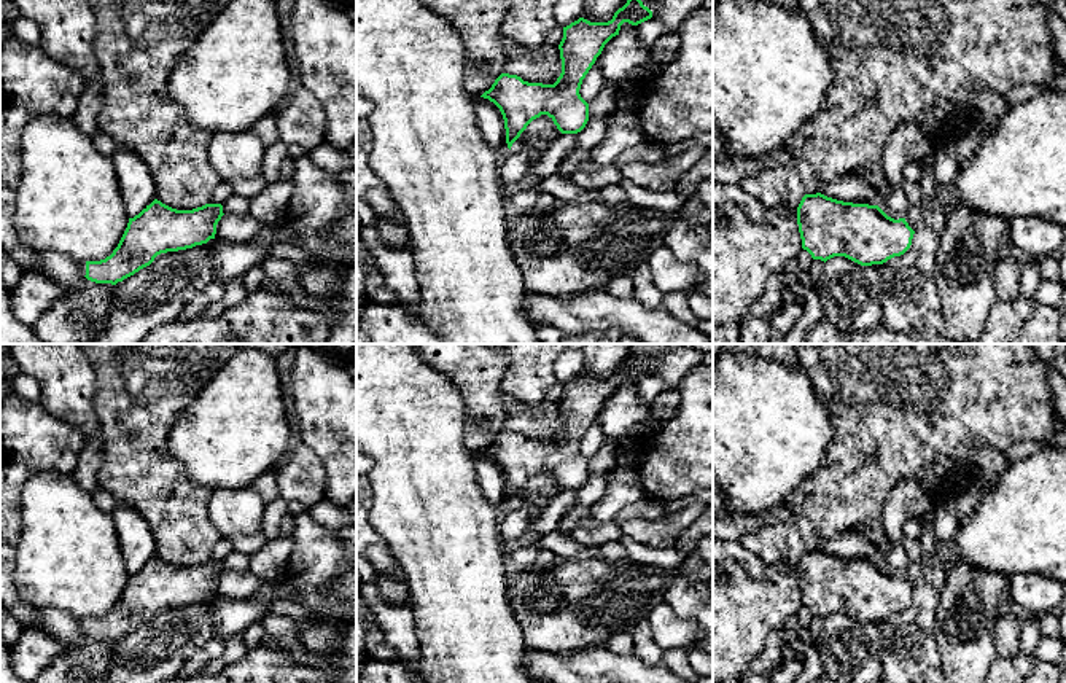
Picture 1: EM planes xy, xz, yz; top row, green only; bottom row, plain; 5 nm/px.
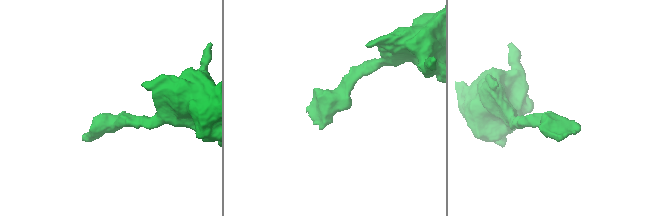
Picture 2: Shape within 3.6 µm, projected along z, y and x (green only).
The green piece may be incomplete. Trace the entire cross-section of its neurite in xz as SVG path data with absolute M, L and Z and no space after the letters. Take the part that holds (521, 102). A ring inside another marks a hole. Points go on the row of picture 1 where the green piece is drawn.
M627 0L608 22L579 18L563 27L558 45L562 73L554 84L528 83L517 75L501 73L480 97L500 108L508 148L541 115L547 115L562 134L581 132L589 121L589 103L579 94L582 80L624 22L638 25L651 18L652 11L641 0Z

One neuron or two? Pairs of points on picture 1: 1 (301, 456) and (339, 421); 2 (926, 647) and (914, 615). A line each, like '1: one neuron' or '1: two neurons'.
1: two neurons
2: one neuron

